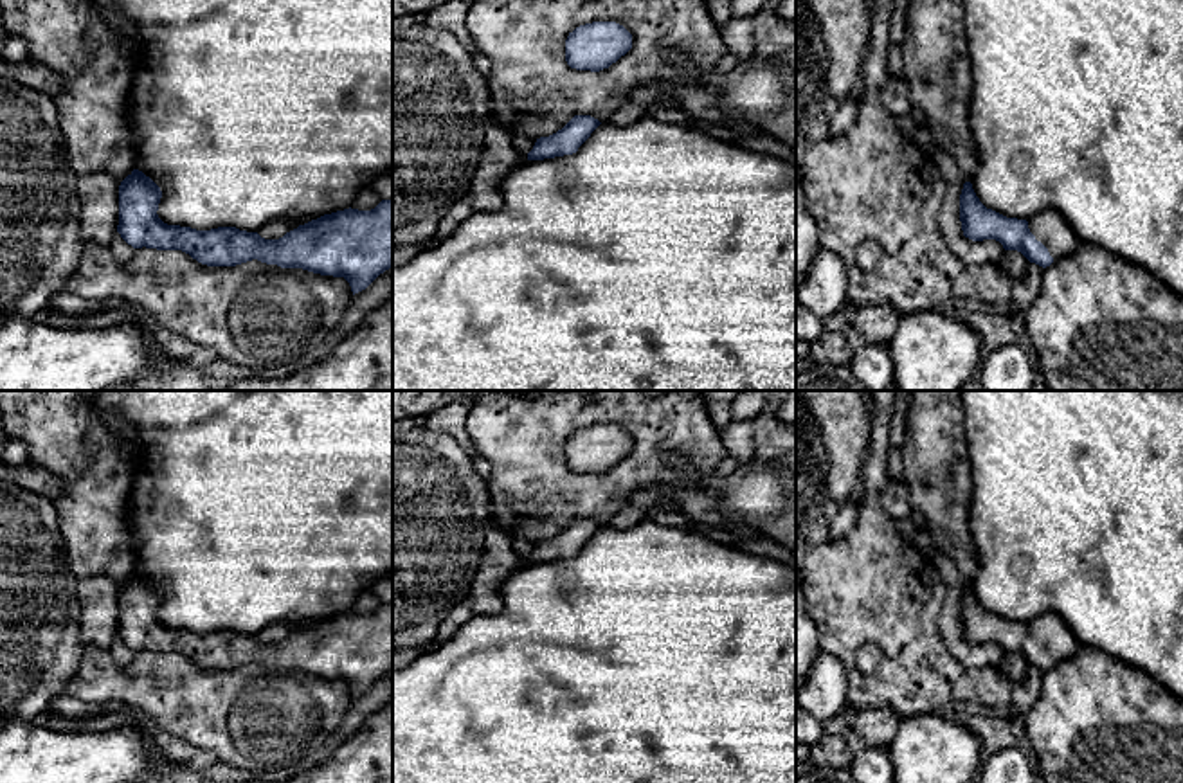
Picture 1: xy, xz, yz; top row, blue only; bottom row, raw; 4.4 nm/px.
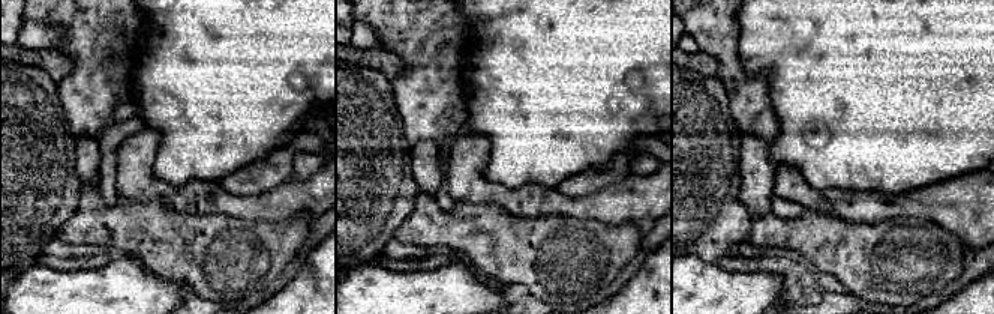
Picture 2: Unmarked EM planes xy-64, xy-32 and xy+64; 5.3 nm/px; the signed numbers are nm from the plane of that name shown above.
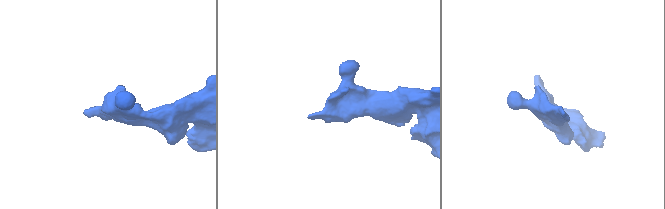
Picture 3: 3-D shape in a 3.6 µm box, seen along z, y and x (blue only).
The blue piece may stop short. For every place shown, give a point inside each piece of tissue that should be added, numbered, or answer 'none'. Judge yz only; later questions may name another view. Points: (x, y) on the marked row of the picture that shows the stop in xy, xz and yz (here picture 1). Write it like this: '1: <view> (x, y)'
1: yz (1048, 227)

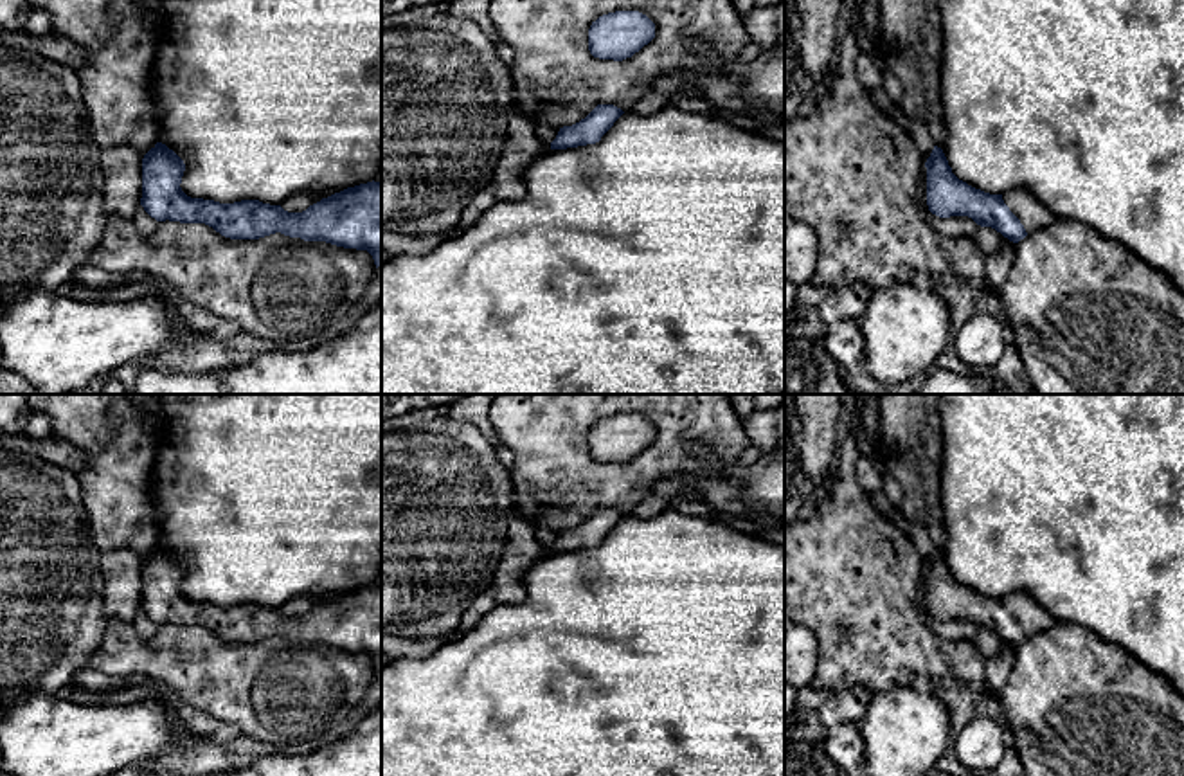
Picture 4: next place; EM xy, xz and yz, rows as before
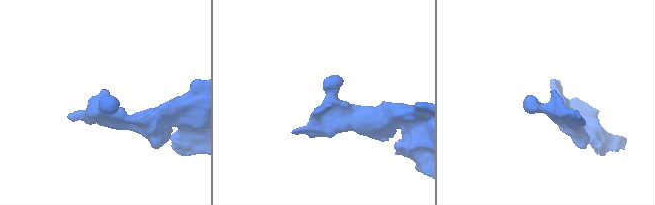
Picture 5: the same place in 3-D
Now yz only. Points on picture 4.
1: yz (1033, 215)

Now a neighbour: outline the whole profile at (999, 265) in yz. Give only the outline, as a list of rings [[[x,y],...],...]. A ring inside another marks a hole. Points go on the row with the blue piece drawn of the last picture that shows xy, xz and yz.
[[[1009,241],[999,252],[986,256],[986,279],[984,283],[995,292],[1006,283],[1015,257],[1015,243]]]

